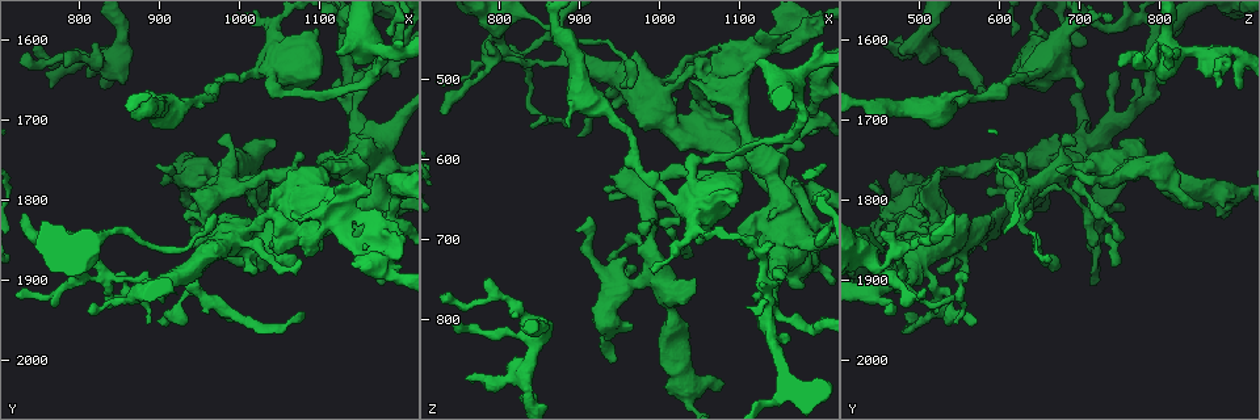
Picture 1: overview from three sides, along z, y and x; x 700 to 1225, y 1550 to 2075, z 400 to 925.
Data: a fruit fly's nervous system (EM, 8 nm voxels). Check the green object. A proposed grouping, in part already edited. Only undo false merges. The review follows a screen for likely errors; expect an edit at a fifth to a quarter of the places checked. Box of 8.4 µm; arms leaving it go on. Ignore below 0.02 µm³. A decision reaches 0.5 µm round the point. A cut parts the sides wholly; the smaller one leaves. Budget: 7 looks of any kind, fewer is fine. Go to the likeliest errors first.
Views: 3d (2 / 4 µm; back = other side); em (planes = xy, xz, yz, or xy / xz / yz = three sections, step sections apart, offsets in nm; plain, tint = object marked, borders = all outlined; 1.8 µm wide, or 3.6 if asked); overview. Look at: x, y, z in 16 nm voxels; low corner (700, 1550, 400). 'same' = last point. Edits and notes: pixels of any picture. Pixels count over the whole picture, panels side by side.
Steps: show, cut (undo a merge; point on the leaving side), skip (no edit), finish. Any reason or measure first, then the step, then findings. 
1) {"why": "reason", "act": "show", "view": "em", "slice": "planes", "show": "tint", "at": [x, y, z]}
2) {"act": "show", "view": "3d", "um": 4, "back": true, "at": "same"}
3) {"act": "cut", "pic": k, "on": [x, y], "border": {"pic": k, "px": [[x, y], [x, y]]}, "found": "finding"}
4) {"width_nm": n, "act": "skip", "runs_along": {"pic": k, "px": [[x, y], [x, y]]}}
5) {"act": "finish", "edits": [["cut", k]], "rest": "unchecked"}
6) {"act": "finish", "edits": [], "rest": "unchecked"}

{"why": "side arm on a straight run", "act": "show", "view": "em", "slice": "planes", "show": "plain", "at": [1130, 1755, 610]}

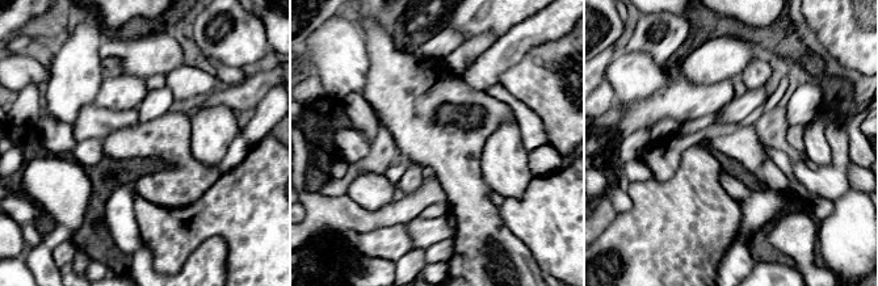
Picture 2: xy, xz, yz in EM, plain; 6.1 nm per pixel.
{"act": "show", "view": "em", "slice": "planes", "show": "tint", "at": "same"}

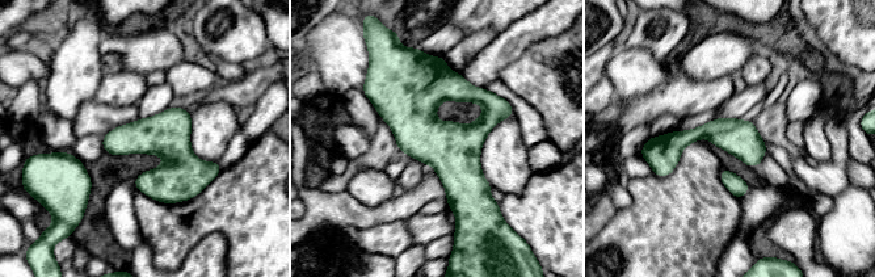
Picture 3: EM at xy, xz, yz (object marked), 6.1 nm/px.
{"act": "skip", "runs_along": {"pic": 3, "px": [[430, 62], [428, 131], [457, 160], [461, 215]]}, "found": "all the same neuron"}

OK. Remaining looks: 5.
{"why": "four-way junction", "act": "show", "view": "3d", "um": 2, "back": true, "at": [1130, 1580, 795]}

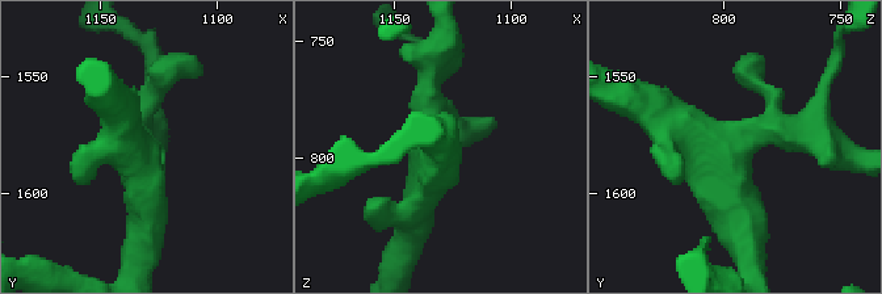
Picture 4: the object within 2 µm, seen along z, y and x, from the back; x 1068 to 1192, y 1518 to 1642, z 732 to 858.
{"act": "show", "view": "em", "slice": "planes", "show": "tint", "at": [1134, 1585, 797]}

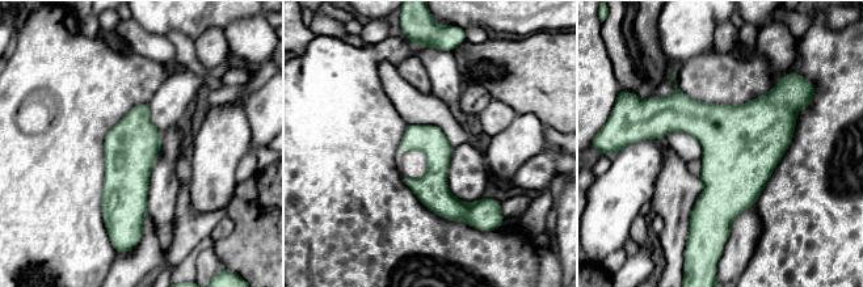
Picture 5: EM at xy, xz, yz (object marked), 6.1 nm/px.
{"act": "skip", "found": "one neuron here"}

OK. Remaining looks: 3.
{"why": "sudden change in width", "act": "show", "view": "3d", "um": 2, "at": [840, 1900, 480]}

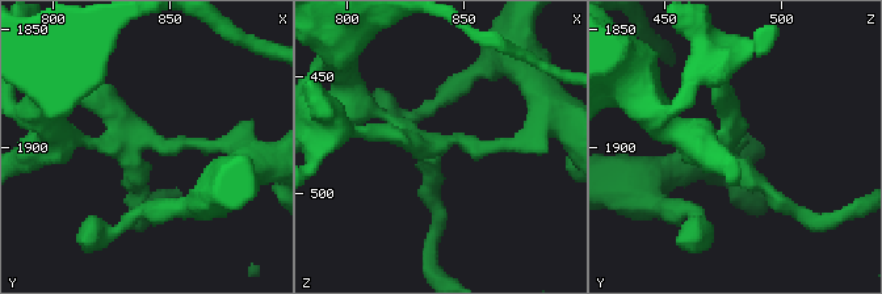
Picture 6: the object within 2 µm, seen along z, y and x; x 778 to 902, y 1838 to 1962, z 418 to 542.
{"arms": 4, "act": "show", "view": "em", "slice": "xz", "step": 4, "show": "tint", "at": [839, 1900, 480]}

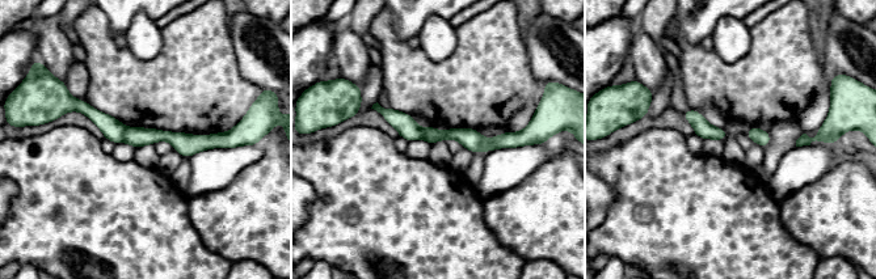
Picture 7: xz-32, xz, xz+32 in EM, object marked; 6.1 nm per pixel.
{"width_nm": 90, "act": "cut", "pic": 7, "on": [113, 130], "found": "a second neuron is stuck on"}

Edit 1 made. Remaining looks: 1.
{"act": "finish", "edits": [["cut", 7]], "rest": "unchecked"}

